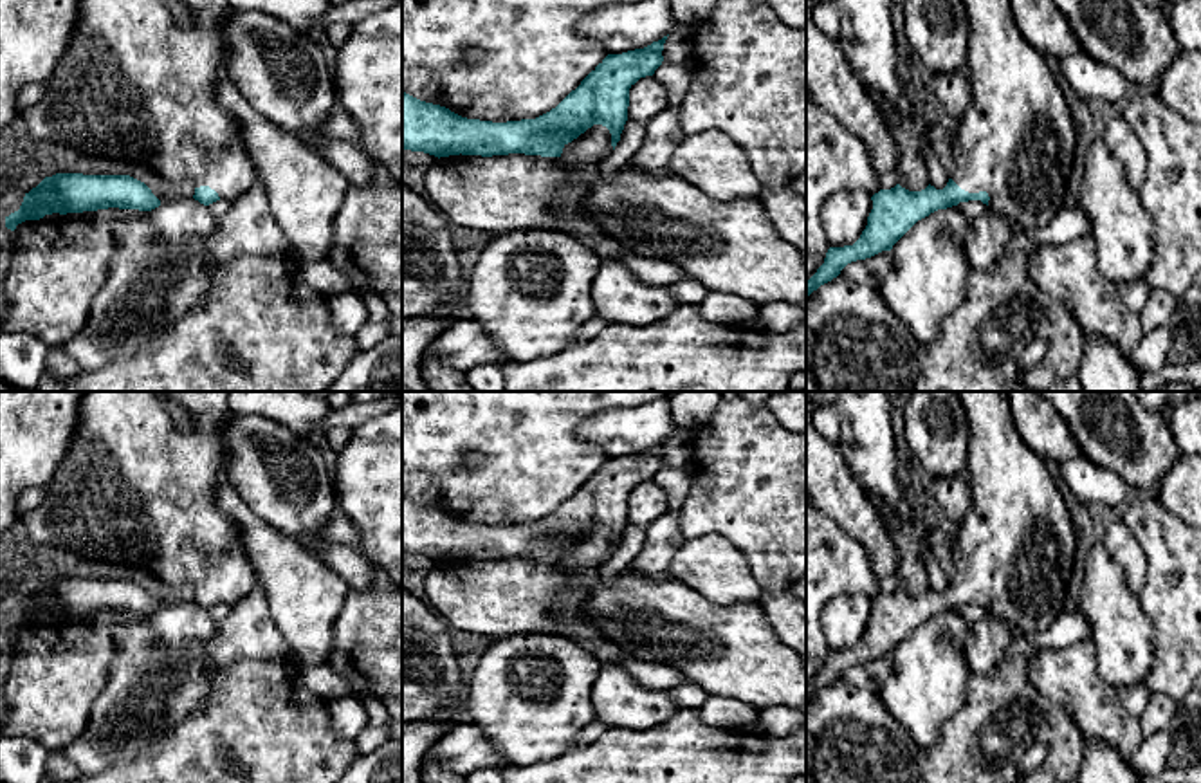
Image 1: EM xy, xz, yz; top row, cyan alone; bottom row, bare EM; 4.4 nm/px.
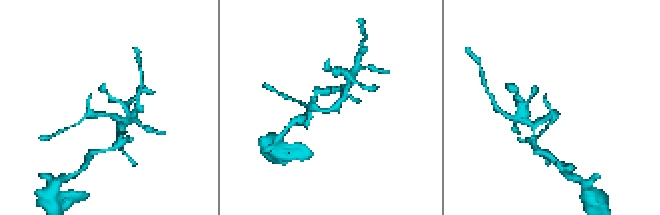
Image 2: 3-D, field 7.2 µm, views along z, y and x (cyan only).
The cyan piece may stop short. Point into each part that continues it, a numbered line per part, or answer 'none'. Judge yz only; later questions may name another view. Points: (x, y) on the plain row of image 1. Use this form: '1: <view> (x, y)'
1: yz (1016, 545)

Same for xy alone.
1: xy (136, 489)

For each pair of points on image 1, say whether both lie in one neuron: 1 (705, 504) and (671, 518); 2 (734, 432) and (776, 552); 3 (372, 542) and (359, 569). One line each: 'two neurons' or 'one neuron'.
1: two neurons
2: one neuron
3: two neurons

